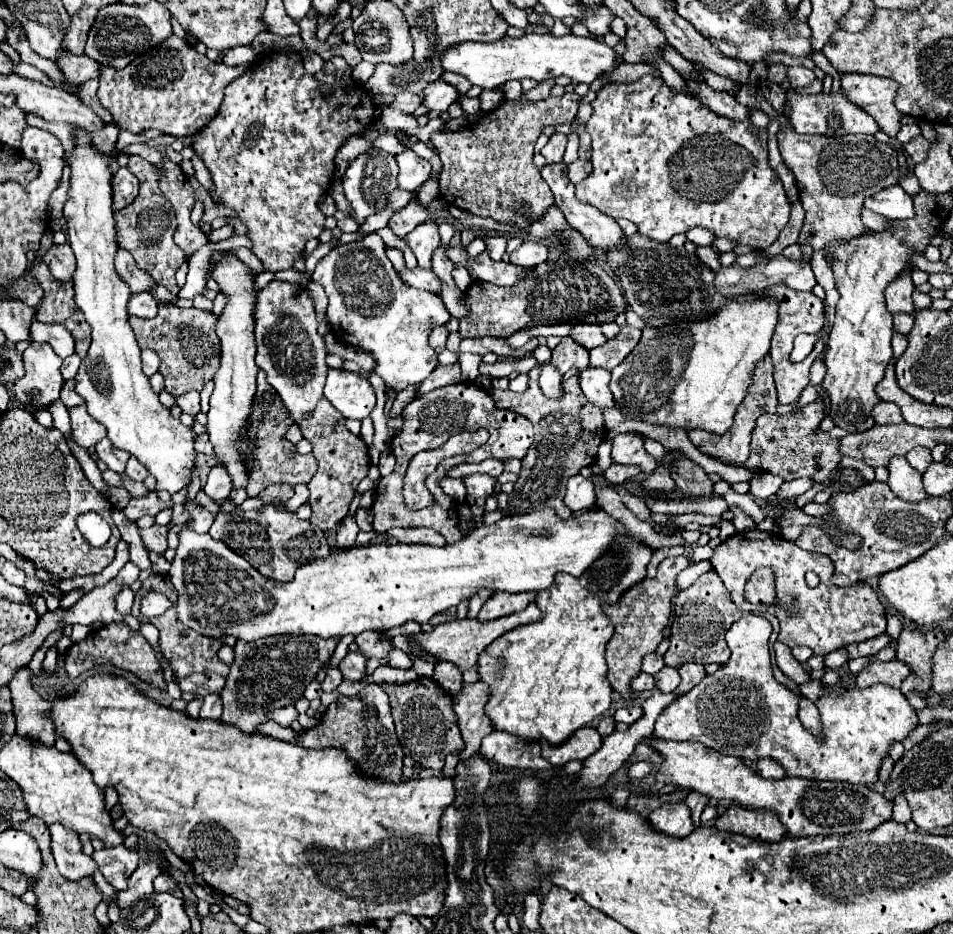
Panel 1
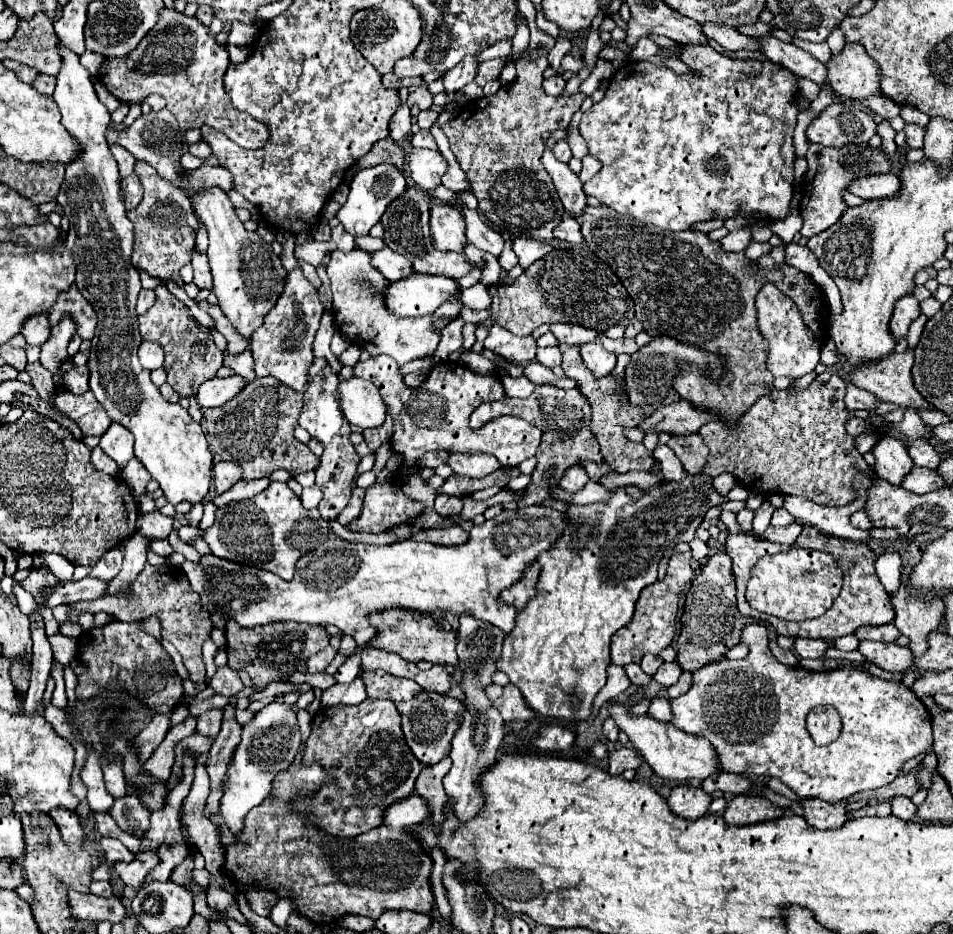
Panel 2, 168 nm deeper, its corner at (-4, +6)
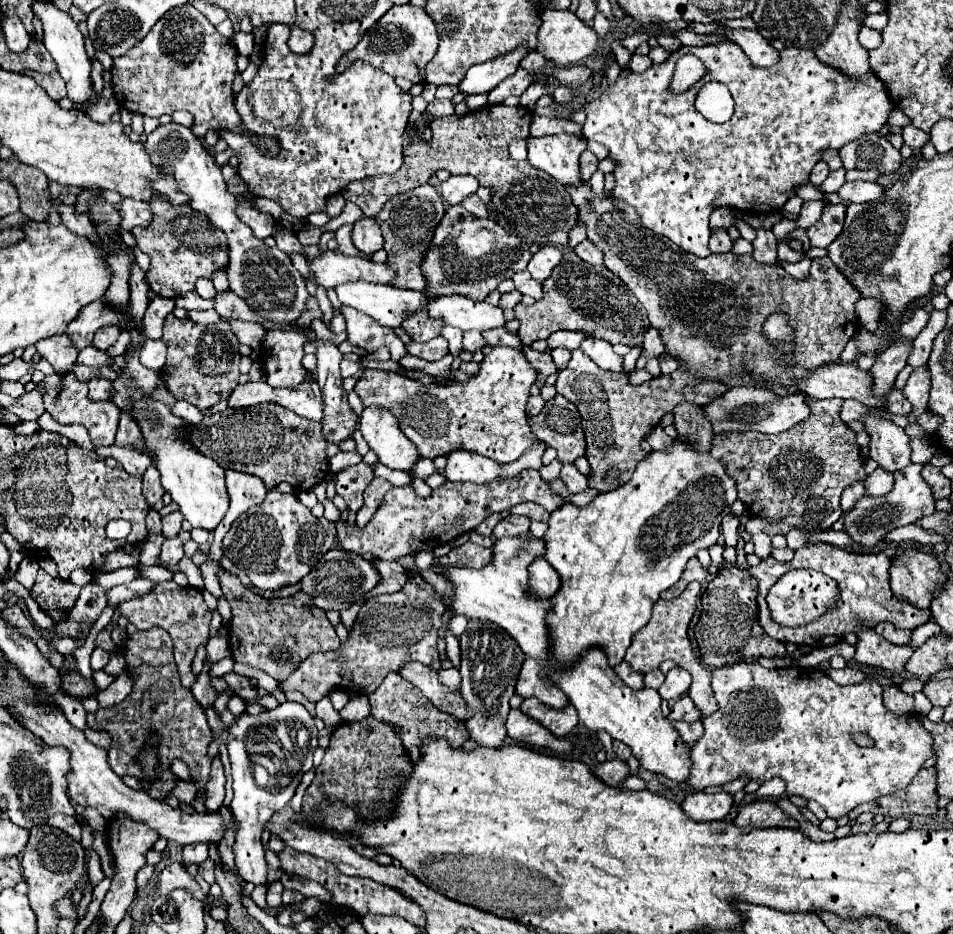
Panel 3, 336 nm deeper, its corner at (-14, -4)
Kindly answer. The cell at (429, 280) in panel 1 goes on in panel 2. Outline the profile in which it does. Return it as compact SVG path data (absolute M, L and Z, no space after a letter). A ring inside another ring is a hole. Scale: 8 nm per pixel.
M382 248L372 252L372 260L370 264L390 282L394 280L402 280L402 276L410 276L414 274L414 270L410 270L410 264L406 264L404 256L398 256L396 252L392 252L390 248Z

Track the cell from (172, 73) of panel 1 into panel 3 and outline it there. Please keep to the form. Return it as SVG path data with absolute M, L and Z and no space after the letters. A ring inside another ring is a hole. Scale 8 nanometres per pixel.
M184 4L164 14L142 42L114 60L110 70L114 98L122 108L152 118L186 110L194 116L190 130L198 138L208 130L240 130L258 150L264 150L264 154L278 154L276 138L252 134L240 124L232 92L232 78L238 70L234 58L236 46L220 36L200 10Z

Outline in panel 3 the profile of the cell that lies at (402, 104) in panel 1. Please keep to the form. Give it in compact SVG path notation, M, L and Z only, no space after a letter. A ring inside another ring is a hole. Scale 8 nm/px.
M434 100L428 104L428 112L432 118L438 118L438 116L450 116L454 114L454 102L452 100Z

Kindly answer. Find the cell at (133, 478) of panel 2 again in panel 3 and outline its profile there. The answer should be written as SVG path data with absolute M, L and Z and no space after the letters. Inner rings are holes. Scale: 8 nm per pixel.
M150 466L144 472L144 476L142 476L142 494L146 496L146 500L148 500L150 506L154 506L162 498L164 488L160 484L160 474L158 474L156 466Z

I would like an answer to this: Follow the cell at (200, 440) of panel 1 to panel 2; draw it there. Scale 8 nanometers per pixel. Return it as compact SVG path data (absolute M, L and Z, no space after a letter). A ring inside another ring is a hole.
M258 378L250 382L234 400L218 408L202 408L202 432L214 454L214 462L236 462L244 470L244 480L272 474L278 466L288 466L290 472L300 474L314 470L318 458L310 448L294 438L298 416L304 410L304 392L282 386L274 378Z

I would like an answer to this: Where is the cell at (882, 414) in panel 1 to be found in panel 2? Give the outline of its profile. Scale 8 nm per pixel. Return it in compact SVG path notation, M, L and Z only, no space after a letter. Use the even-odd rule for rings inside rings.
M848 384L848 392L846 392L848 410L876 410L876 404L878 404L876 396L872 396L870 392L862 388L854 388L852 384Z

